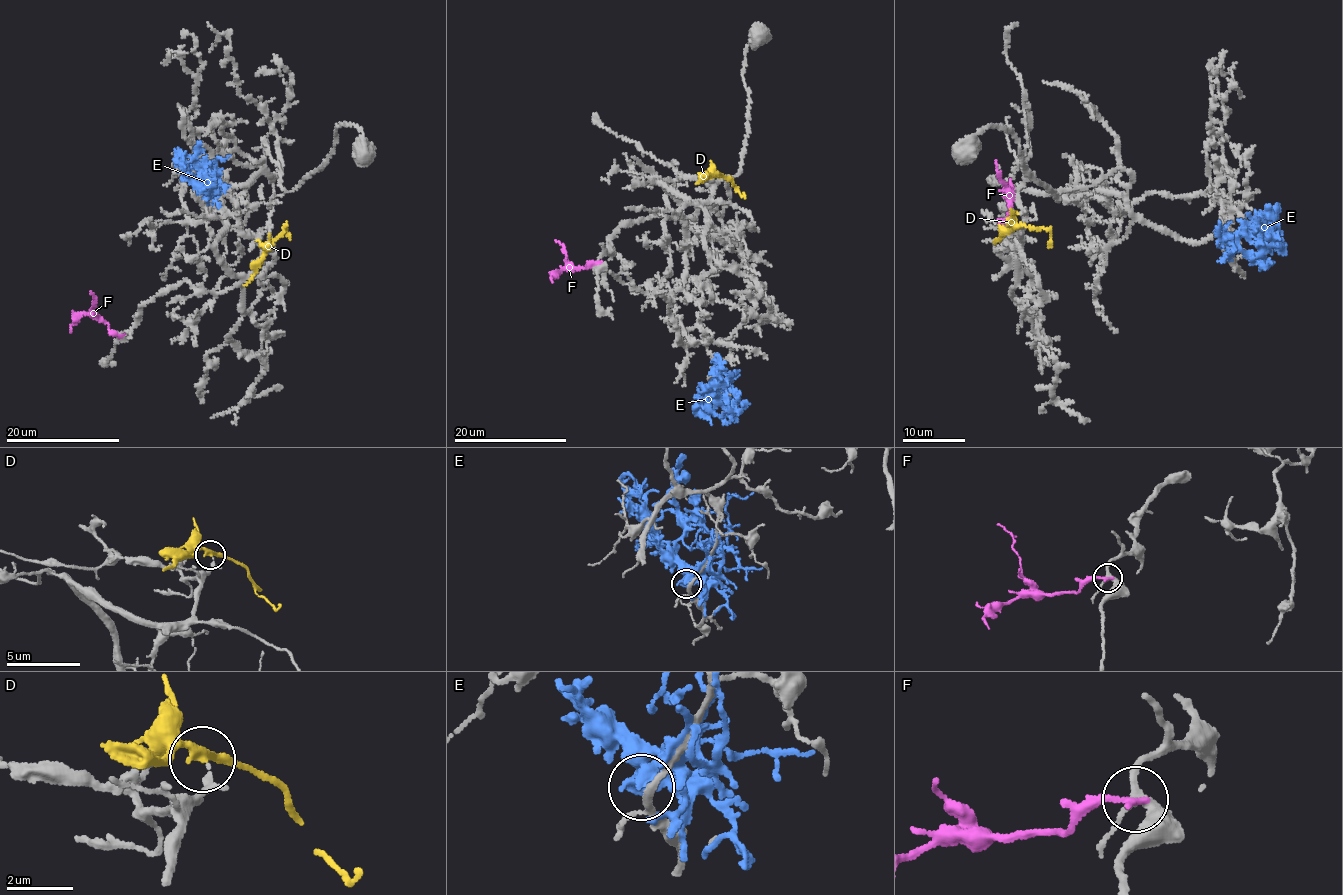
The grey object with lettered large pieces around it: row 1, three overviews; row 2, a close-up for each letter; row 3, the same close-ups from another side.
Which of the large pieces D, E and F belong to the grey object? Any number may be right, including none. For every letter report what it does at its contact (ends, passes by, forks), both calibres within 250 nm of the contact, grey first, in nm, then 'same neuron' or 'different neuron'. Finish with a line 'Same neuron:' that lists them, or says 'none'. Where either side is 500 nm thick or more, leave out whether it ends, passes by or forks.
D: it passes by; 160 nm thick on the grey side, 280 nm on the other; different neuron
E: it ends there; 170 nm thick on the grey side, 280 nm on the other; different neuron
F: it ends there; 240 nm thick on the grey side, 200 nm on the other; different neuron
Same neuron: none

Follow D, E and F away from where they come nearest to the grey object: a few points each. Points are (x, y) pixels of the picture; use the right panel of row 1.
D: (1018, 226), (1004, 232), (993, 243)
E: (1222, 236), (1248, 230), (1259, 235), (1264, 245), (1260, 244), (1262, 237), (1257, 226), (1254, 230)
F: (1002, 229), (1001, 225), (1009, 211), (1009, 197), (998, 173), (997, 162)

